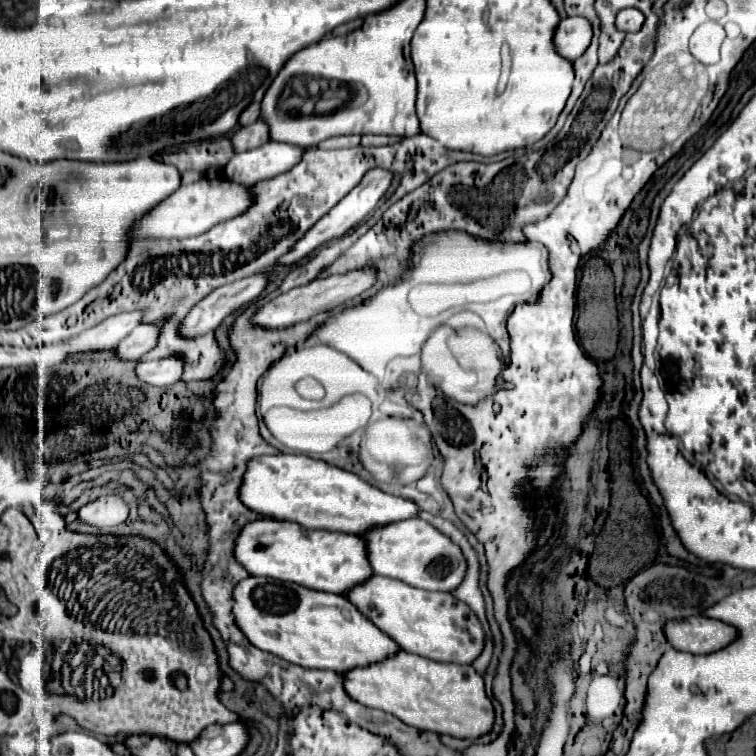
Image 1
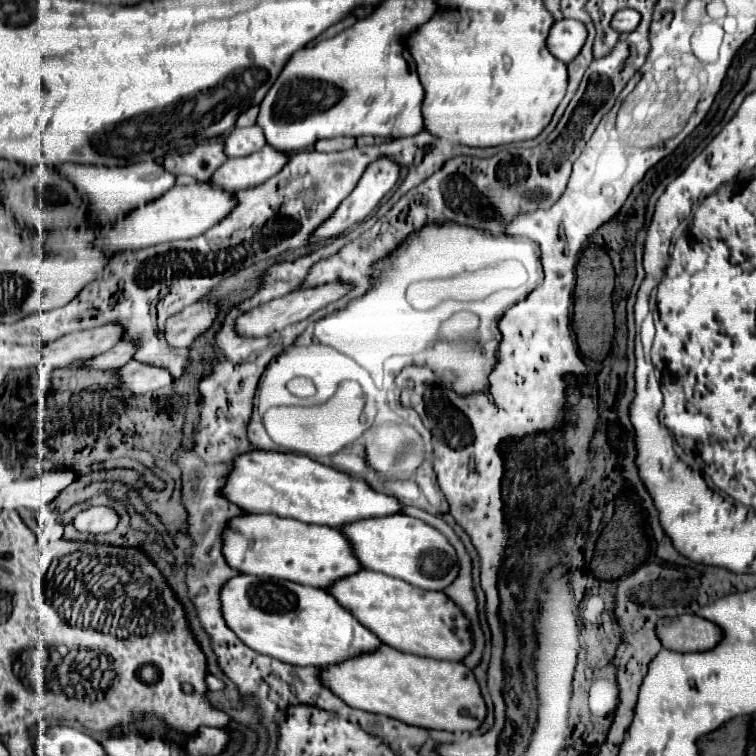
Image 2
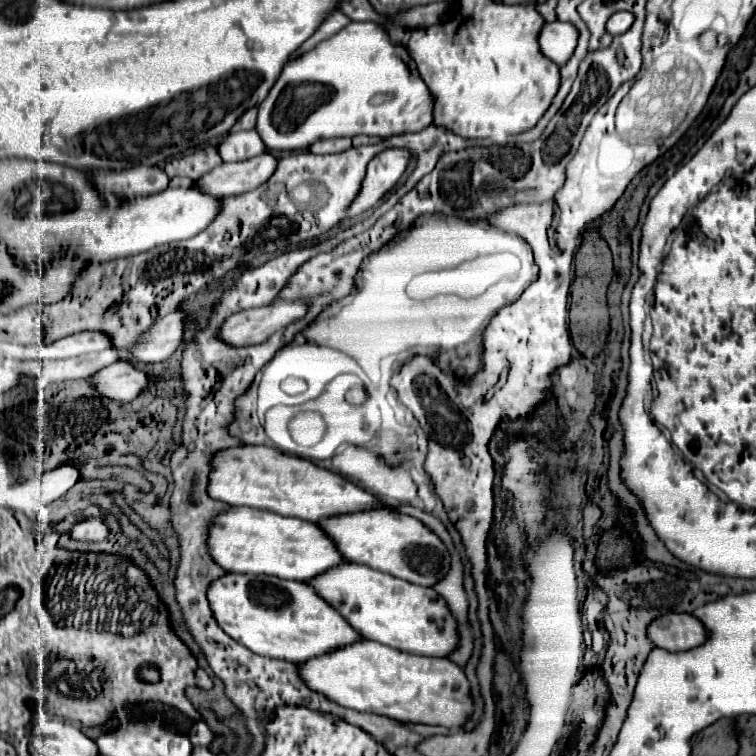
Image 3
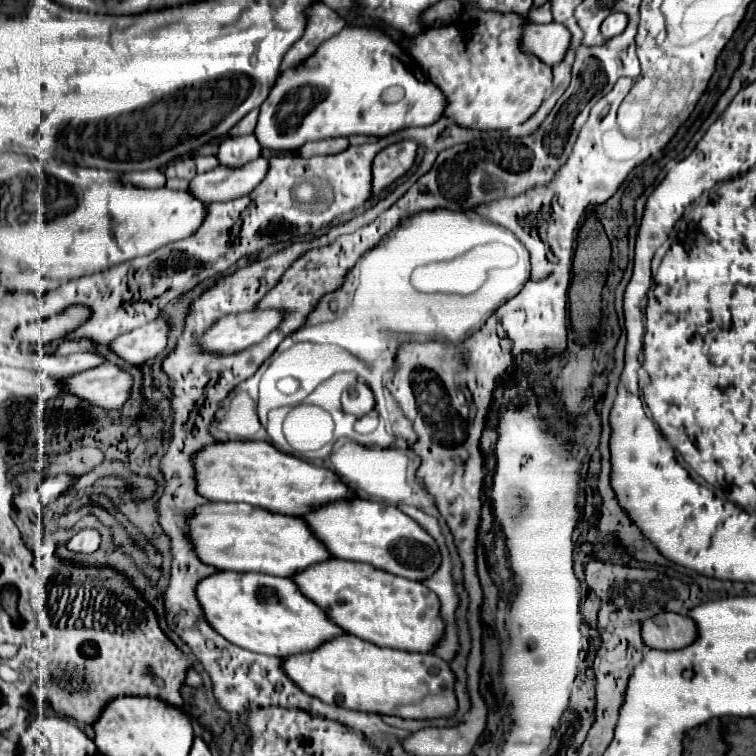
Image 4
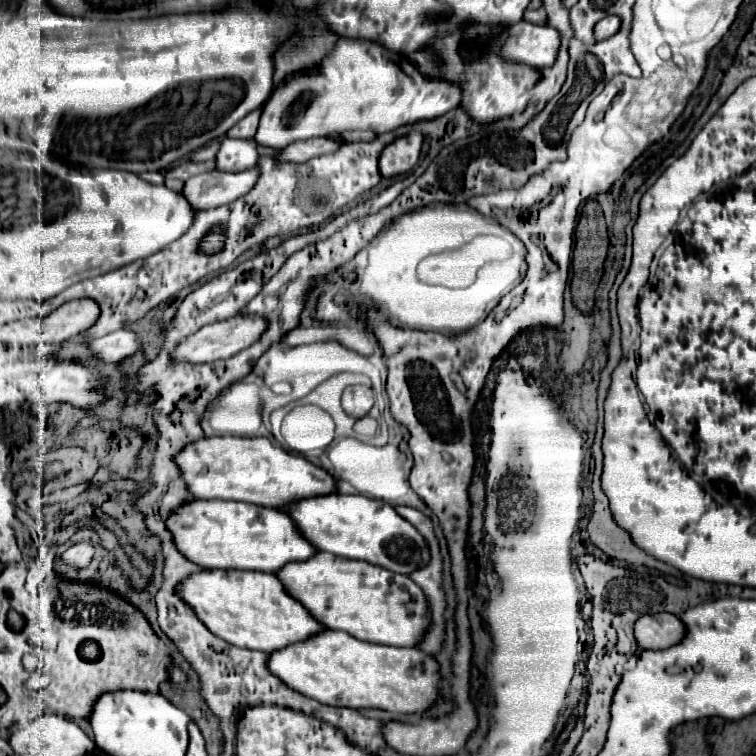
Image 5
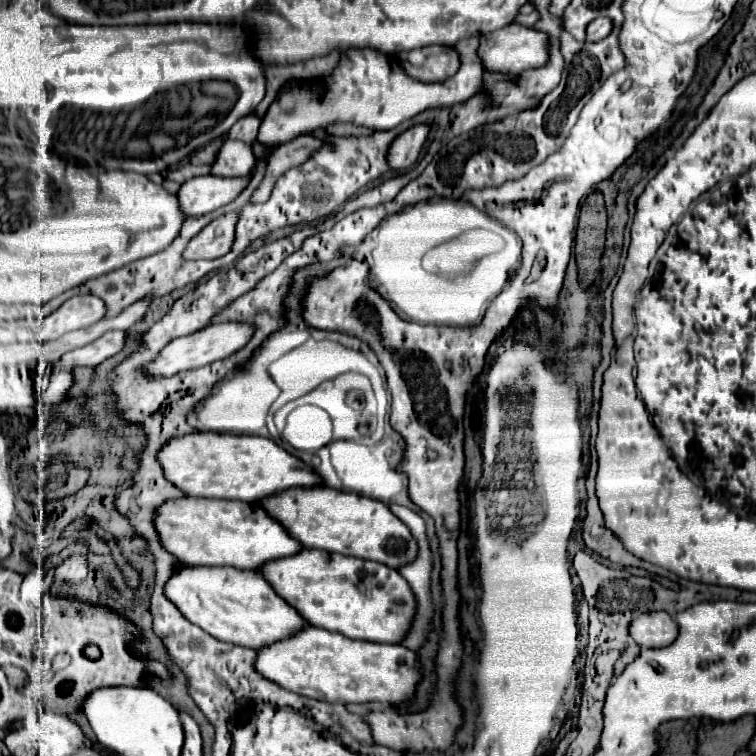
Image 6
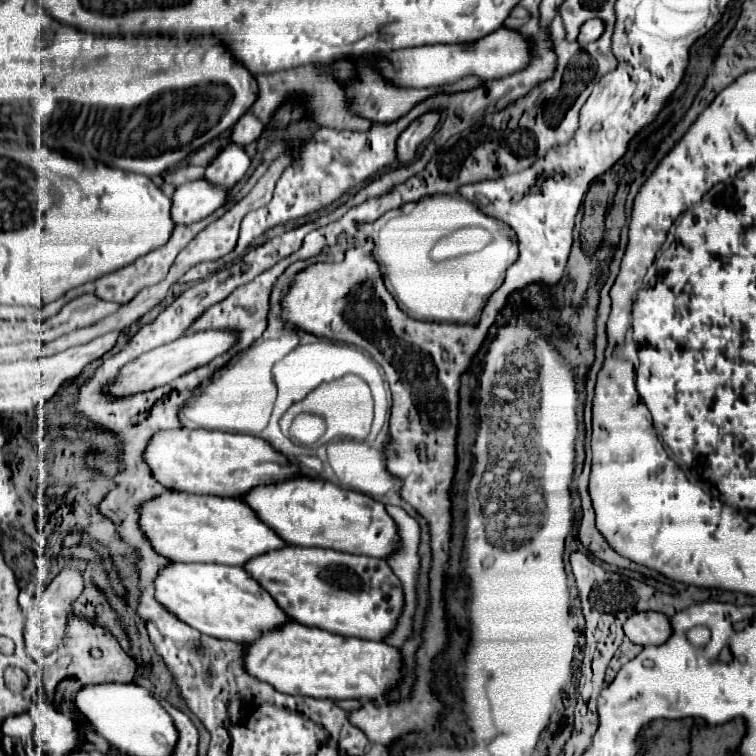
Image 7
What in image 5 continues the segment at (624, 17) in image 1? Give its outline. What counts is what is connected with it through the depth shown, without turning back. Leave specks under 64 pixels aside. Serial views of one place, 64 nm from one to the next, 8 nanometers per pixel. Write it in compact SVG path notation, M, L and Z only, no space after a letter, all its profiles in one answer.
M606 16L596 24L594 34L596 34L596 40L606 40L614 36L618 30L620 30L620 16Z

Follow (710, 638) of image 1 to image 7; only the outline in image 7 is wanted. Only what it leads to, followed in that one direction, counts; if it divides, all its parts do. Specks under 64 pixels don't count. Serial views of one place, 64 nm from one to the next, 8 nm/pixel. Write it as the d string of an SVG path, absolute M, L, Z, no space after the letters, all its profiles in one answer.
M638 612L626 620L624 632L634 644L660 646L672 636L672 626L662 612Z

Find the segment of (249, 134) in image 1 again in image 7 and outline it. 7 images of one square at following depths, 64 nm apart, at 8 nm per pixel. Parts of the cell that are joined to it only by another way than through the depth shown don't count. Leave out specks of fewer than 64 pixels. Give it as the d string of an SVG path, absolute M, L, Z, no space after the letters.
M230 142L214 158L214 162L206 168L204 178L214 184L222 184L226 188L232 188L238 180L242 180L242 176L248 172L248 168L250 168L250 156L246 154L244 146Z

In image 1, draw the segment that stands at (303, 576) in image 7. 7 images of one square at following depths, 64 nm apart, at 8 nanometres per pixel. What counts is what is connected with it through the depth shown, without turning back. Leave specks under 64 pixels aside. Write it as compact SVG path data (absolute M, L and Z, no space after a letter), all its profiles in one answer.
M372 576L360 588L348 592L348 600L358 606L362 614L372 618L372 622L394 638L402 650L452 664L472 664L484 650L484 628L478 616L464 604L446 592L428 592L412 588L400 580L390 580L386 576Z

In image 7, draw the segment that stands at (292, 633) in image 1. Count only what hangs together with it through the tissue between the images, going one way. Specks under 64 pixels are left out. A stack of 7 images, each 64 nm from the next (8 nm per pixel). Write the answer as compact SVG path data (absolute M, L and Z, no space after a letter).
M170 562L156 578L156 600L202 634L238 644L252 644L260 634L274 632L292 620L244 568L224 568L222 564Z

